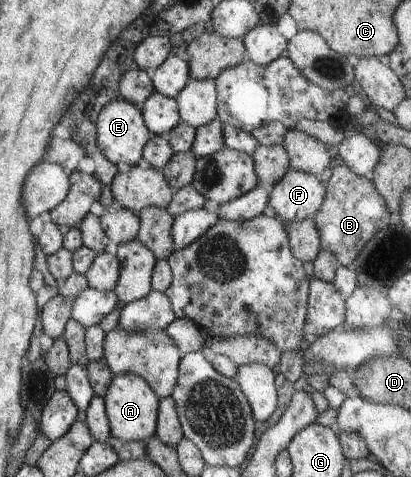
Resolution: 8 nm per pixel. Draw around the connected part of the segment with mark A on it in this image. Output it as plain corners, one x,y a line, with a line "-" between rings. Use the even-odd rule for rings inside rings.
119,374
114,377
104,397
109,418
111,436
122,442
145,442
155,435
160,399
148,383
135,374

